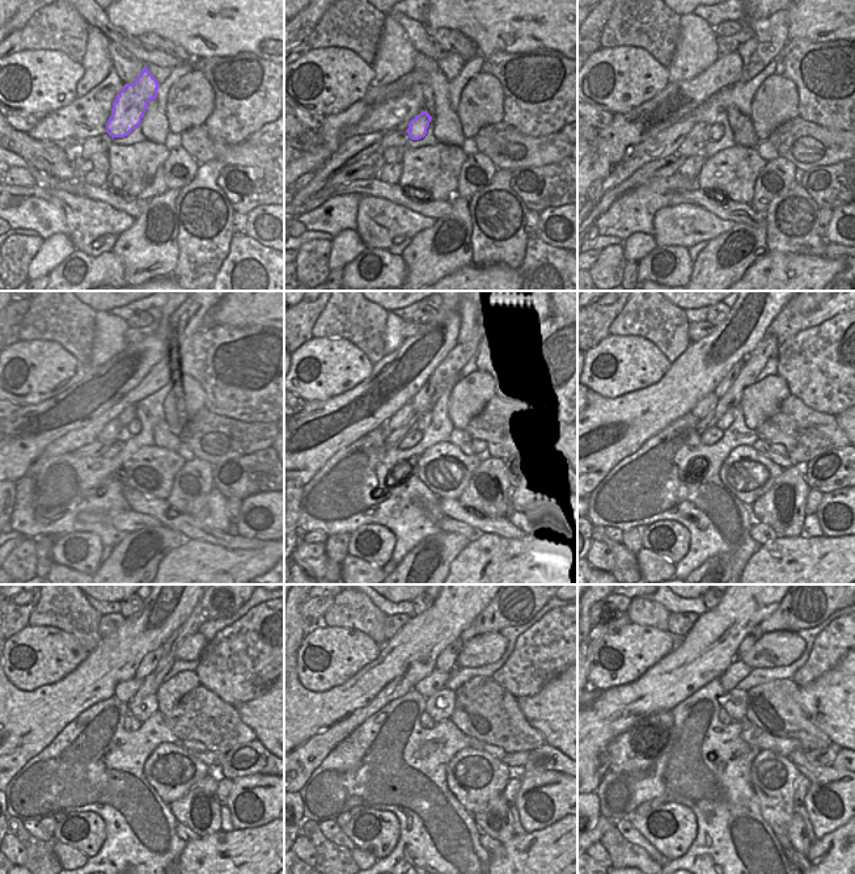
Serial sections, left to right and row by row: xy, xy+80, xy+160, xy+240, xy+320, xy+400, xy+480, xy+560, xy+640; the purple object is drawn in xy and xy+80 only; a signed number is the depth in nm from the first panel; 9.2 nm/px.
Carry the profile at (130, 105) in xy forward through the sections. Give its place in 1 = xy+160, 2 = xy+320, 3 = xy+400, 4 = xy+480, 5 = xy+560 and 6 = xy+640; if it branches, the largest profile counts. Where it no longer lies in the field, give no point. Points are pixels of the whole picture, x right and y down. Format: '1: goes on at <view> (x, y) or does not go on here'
1: goes on at xy+160 (716, 131)
2: goes on at xy+320 (424, 421)
3: goes on at xy+400 (726, 421)
4: goes on at xy+480 (143, 710)
5: goes on at xy+560 (440, 705)
6: goes on at xy+640 (733, 702)

